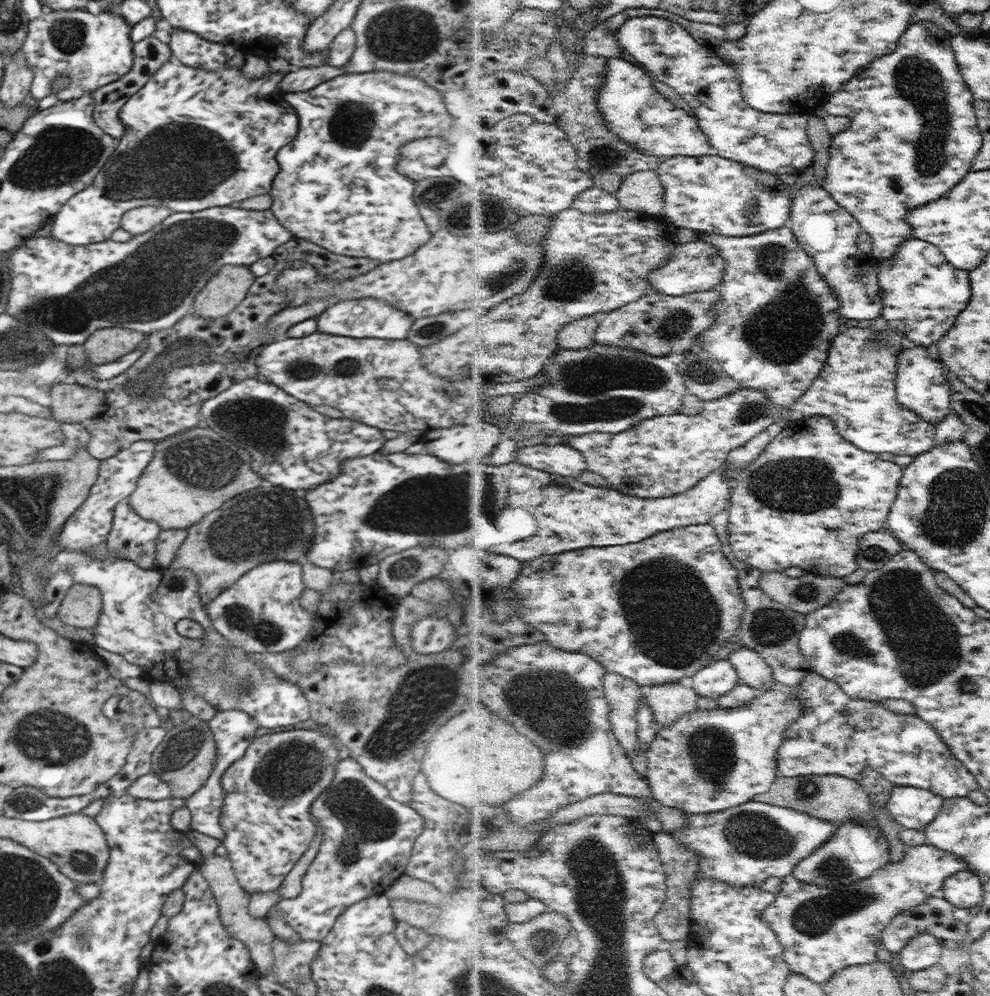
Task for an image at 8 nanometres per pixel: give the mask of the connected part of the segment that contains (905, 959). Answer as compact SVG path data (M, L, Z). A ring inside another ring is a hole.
M923 932L915 936L897 956L910 973L922 971L938 962L938 958L940 958L940 941L929 932Z

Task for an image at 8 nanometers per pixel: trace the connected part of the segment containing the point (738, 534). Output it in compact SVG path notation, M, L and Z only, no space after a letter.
M816 415L809 420L802 419L795 424L786 427L768 448L762 452L760 458L754 461L745 470L737 474L737 482L733 487L733 500L730 504L731 511L731 546L735 556L748 564L760 568L765 573L786 571L792 567L800 567L809 572L818 572L820 575L834 575L844 578L854 574L858 568L861 568L858 560L861 551L861 540L871 532L882 530L889 522L889 516L892 514L893 506L897 503L901 482L904 478L904 467L896 462L882 460L878 453L868 452L860 448L857 444L850 442L837 427L836 421L826 415Z

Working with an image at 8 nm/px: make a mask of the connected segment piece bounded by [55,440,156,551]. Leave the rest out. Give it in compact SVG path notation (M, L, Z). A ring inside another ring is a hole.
M136 441L114 456L101 460L96 482L91 486L86 500L67 518L55 544L62 550L87 550L107 540L111 531L114 507L127 499L137 487L138 479L155 455L155 441Z

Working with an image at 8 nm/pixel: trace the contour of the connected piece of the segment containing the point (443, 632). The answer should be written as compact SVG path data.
M434 613L422 619L412 627L411 648L420 655L443 652L457 640L452 622L444 617L434 618Z

